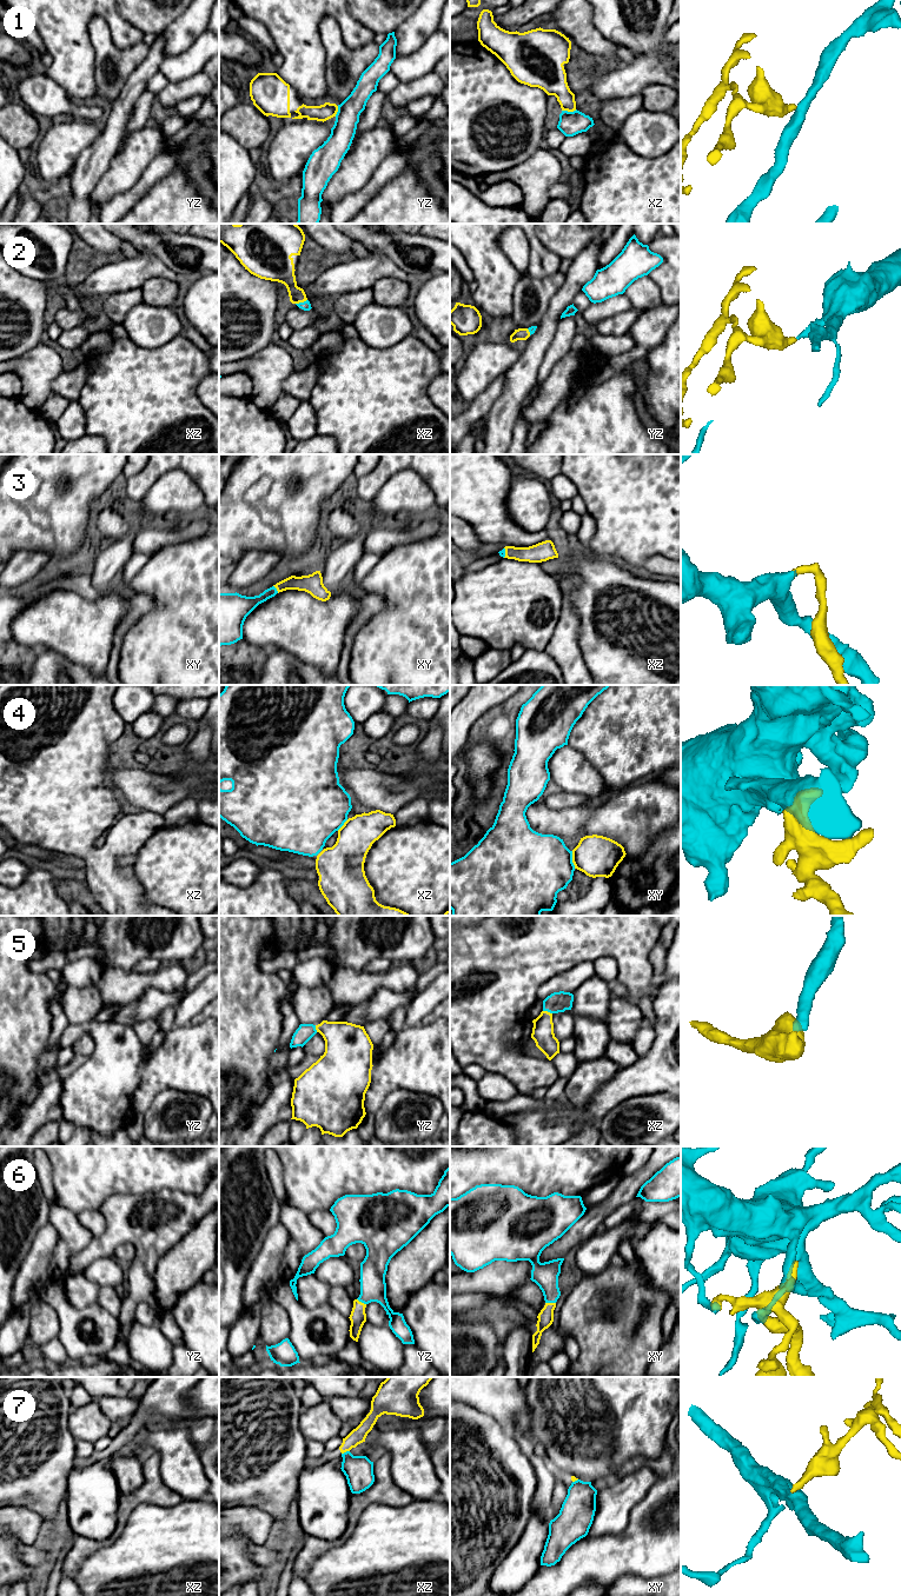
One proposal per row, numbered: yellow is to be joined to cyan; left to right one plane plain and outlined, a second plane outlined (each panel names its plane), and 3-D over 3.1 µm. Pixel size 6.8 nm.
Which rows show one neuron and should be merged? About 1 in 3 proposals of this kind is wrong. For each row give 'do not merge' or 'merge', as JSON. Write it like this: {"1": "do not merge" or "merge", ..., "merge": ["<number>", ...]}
{"1": "do not merge", "2": "merge", "3": "merge", "4": "merge", "5": "merge", "6": "merge", "7": "do not merge", "merge": ["2", "3", "4", "5", "6"]}

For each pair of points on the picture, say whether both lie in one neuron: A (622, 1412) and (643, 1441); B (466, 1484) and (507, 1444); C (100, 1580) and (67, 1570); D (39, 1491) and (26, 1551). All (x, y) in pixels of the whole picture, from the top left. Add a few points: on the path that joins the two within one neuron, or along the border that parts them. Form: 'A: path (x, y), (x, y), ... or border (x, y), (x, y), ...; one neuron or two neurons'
A: path (629, 1420), (643, 1434); one neuron
B: path (466, 1471), (494, 1444); one neuron
C: border (94, 1550), (80, 1565), (74, 1581); two neurons
D: border (39, 1544), (54, 1549); two neurons

